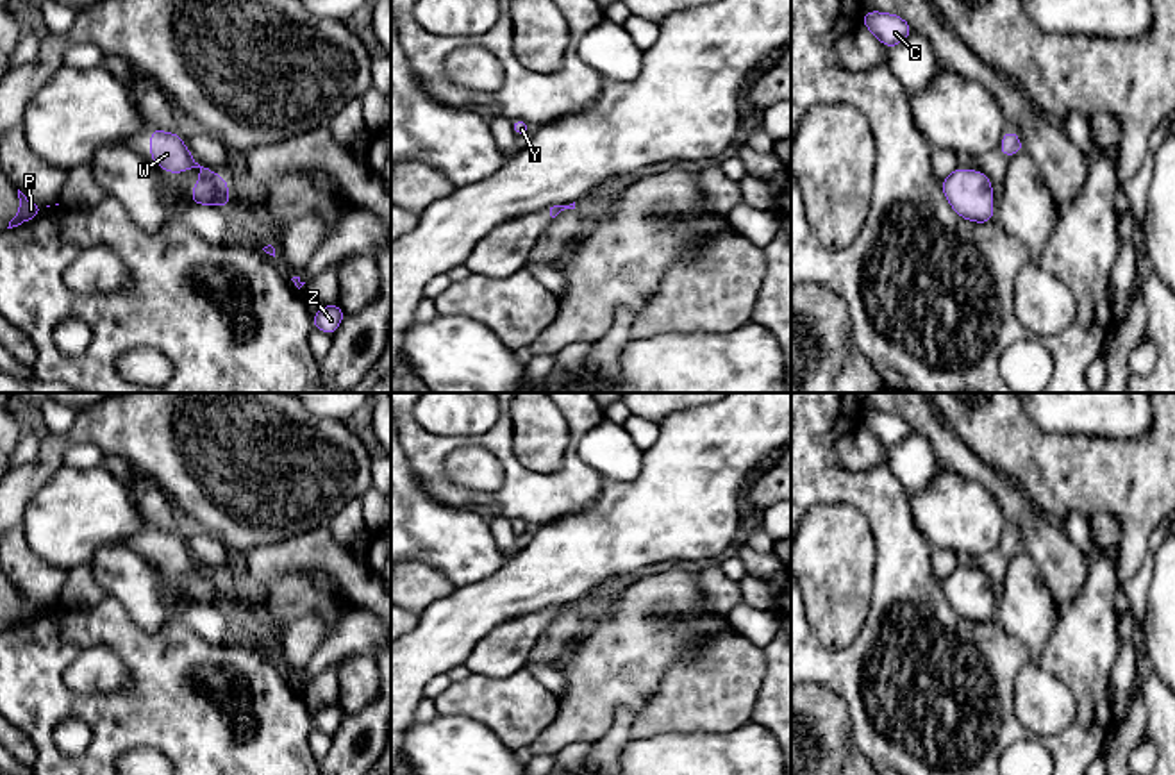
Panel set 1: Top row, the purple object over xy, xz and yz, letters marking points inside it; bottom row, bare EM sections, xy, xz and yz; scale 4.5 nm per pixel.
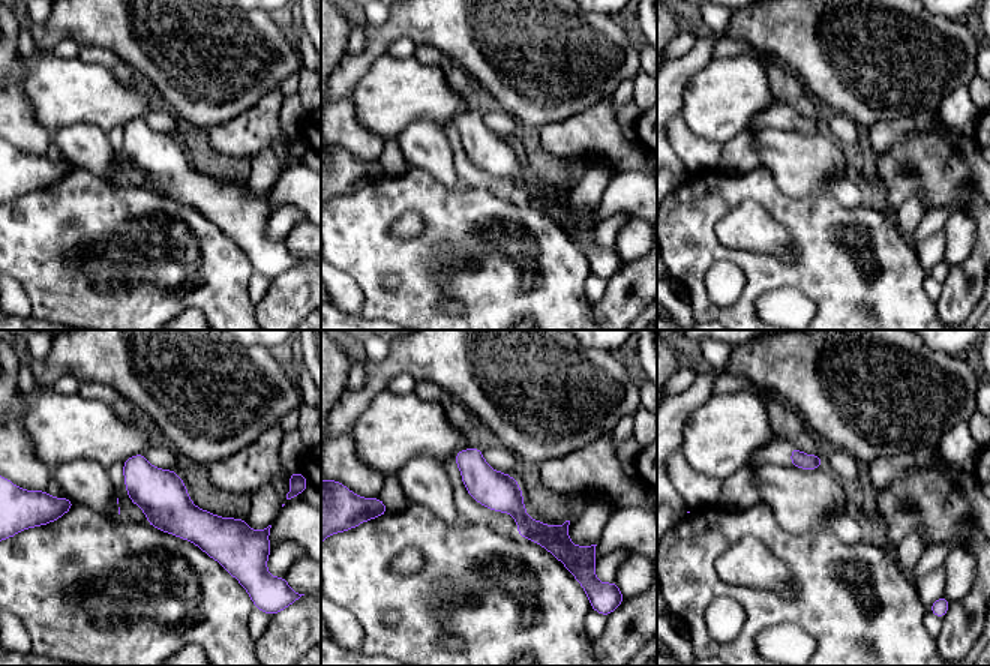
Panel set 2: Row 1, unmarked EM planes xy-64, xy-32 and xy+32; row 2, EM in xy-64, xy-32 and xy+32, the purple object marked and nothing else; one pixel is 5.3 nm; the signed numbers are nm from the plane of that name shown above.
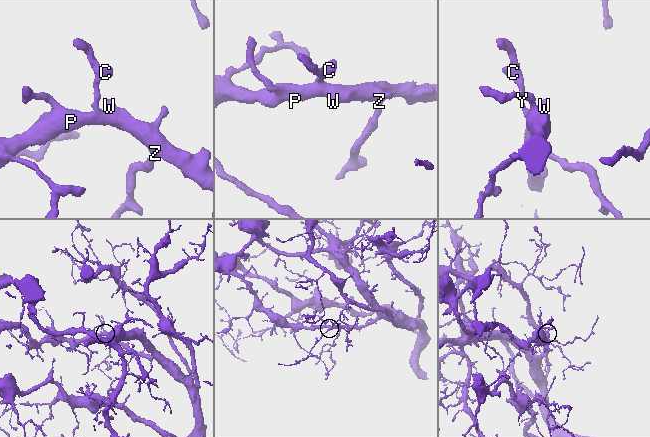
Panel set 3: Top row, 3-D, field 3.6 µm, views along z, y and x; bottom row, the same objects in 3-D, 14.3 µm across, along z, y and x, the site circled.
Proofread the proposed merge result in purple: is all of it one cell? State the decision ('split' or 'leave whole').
leave whole

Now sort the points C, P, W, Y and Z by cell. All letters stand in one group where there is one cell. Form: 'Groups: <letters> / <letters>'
Groups: C P W Y Z

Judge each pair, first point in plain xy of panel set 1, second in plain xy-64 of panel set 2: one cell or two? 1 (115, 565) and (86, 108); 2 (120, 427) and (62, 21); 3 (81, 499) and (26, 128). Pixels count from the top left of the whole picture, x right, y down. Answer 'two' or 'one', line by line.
1: two
2: one
3: two

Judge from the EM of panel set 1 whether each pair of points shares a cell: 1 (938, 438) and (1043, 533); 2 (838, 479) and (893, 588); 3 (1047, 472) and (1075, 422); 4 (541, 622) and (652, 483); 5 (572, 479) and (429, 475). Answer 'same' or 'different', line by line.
1: same
2: same
3: different
4: different
5: same

